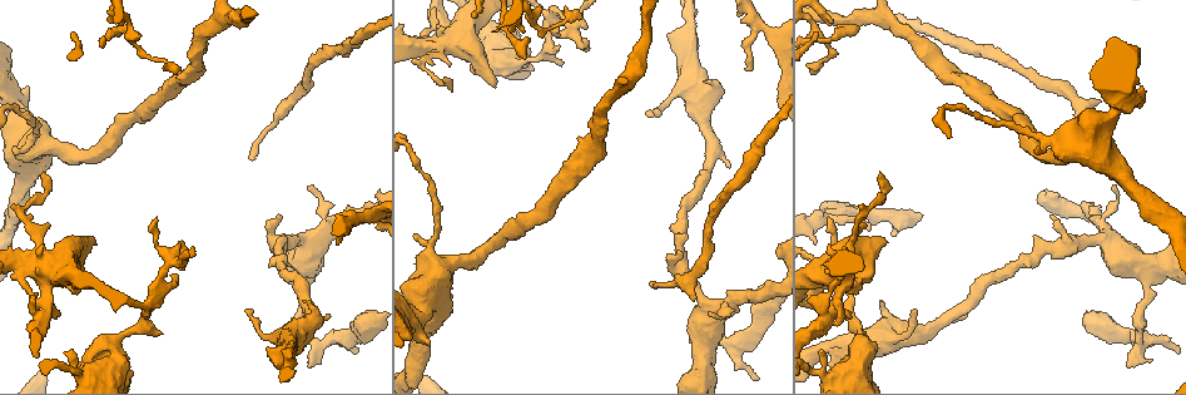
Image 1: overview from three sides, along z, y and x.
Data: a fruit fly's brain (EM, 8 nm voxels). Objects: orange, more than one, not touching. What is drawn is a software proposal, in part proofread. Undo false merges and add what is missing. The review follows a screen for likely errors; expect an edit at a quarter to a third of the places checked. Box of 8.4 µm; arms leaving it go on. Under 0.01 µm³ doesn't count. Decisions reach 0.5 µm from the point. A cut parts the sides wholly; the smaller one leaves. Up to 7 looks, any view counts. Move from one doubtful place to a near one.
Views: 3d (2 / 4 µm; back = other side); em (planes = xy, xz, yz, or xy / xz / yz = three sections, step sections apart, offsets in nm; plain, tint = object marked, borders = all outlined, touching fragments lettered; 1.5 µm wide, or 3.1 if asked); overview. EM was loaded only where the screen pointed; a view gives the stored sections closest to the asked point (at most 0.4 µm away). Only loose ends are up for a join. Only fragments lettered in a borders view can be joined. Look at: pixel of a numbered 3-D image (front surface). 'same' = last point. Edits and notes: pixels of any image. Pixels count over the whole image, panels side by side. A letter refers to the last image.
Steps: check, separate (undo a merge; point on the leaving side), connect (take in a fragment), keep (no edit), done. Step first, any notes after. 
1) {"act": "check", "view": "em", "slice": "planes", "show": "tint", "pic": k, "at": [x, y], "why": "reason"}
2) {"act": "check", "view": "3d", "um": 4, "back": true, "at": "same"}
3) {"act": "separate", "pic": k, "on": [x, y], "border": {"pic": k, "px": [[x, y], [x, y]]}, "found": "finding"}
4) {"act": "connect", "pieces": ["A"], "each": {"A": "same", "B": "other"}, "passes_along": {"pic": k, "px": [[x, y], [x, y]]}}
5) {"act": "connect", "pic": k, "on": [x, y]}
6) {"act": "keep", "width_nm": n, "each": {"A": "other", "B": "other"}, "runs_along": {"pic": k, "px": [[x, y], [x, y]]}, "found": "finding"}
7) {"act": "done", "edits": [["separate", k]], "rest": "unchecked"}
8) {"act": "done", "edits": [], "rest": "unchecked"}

{"act": "check", "view": "em", "slice": "planes", "show": "borders", "pic": 1, "at": [248, 158]}

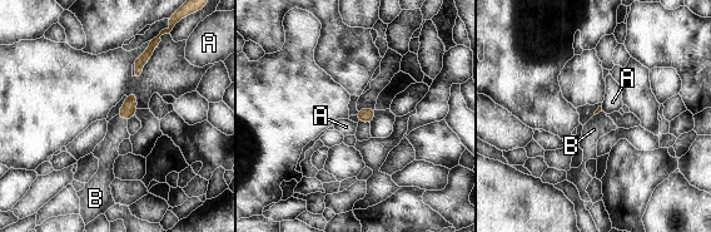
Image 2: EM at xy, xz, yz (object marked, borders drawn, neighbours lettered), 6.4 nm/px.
{"act": "connect", "pieces": ["B"], "each": {"A": "other", "B": "same"}, "passes_along": {"pic": 2, "px": [[128, 110], [122, 118], [107, 152]]}, "found": "the cell continues"}

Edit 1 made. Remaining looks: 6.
{"act": "check", "view": "em", "slice": "planes", "show": "tint", "pic": 1, "at": [837, 25], "why": "a narrow waist"}

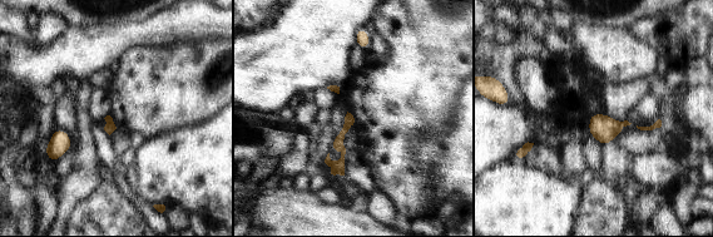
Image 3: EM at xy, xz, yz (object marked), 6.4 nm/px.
{"act": "check", "view": "em", "slice": "planes", "show": "borders", "at": "same"}

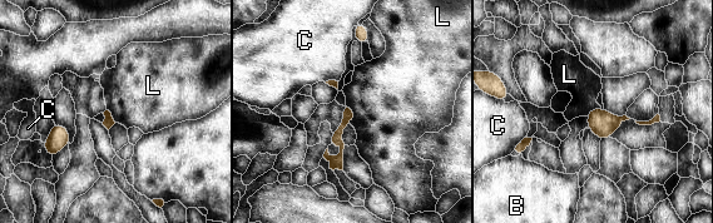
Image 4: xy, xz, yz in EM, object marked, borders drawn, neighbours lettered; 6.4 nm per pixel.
{"act": "keep", "width_nm": 60, "each": {"B": "other", "C": "other", "L": "other"}, "found": "all the same cell"}

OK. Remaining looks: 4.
{"act": "check", "view": "em", "slice": "planes", "show": "plain", "pic": 1, "at": [707, 81], "why": "free end"}

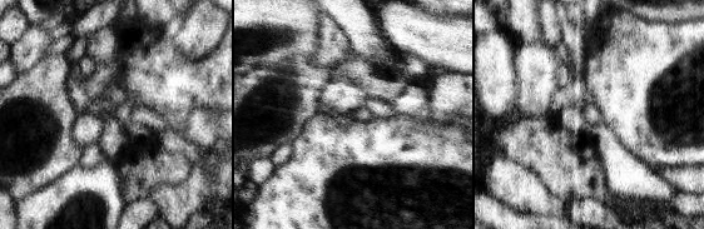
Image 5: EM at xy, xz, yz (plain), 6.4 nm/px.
{"act": "check", "view": "em", "slice": "planes", "show": "borders", "at": "same"}

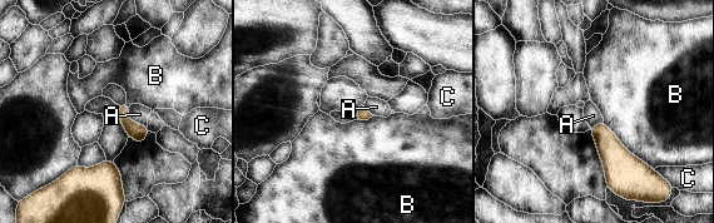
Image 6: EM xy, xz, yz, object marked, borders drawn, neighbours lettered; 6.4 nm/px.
{"act": "keep", "each": {"A": "other", "B": "other", "C": "other"}, "border": {"pic": 6, "px": [[129, 105], [128, 117], [147, 127]]}, "found": "none of them fits"}

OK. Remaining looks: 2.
{"act": "done", "edits": [["connect", 2]], "rest": "unchecked"}

